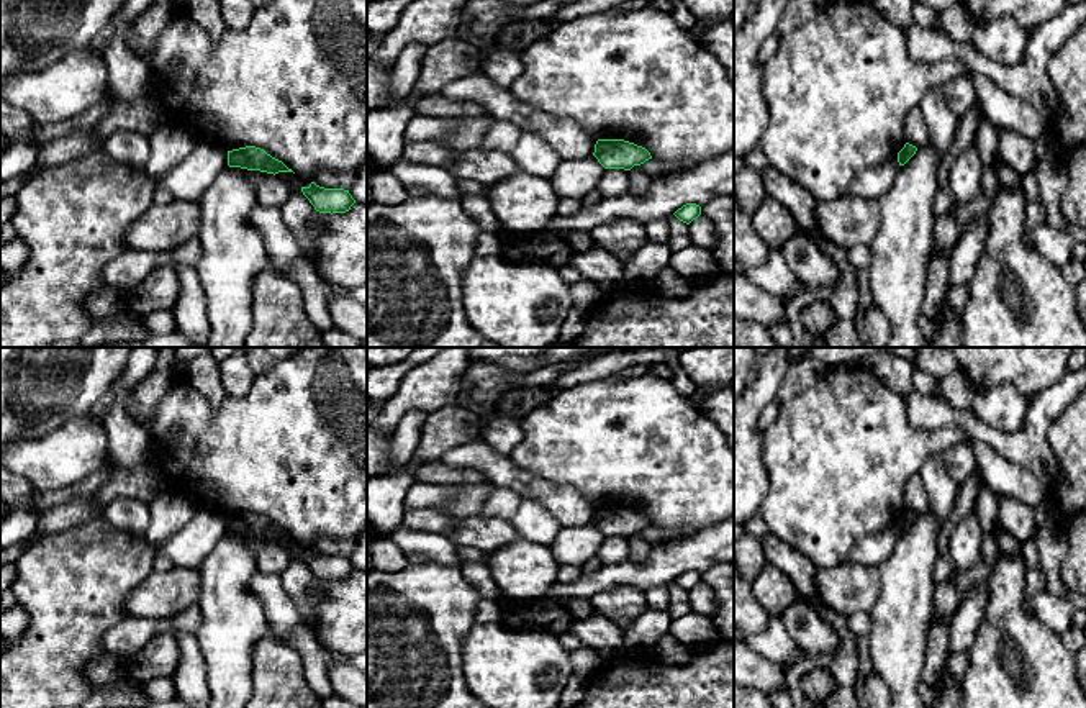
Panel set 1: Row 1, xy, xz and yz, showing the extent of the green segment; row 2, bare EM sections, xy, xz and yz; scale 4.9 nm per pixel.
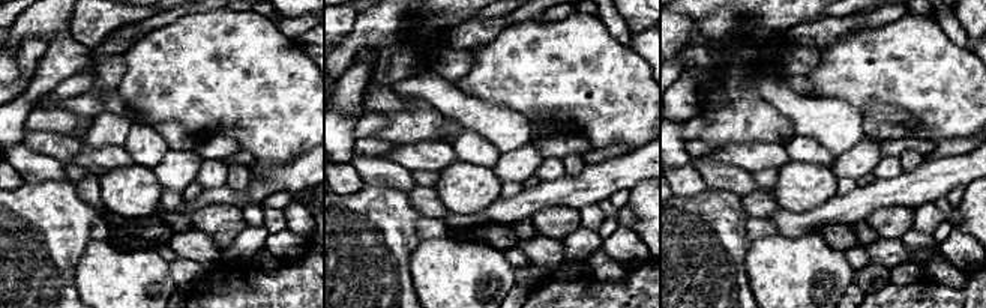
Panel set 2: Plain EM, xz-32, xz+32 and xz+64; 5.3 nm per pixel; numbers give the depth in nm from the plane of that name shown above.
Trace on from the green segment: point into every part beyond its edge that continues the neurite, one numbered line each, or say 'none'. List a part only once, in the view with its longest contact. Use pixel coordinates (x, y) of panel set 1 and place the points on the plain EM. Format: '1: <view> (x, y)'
none

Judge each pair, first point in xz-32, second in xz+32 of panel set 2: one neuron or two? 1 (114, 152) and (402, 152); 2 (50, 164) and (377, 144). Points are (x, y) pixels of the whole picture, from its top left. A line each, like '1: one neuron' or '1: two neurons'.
1: one neuron
2: two neurons

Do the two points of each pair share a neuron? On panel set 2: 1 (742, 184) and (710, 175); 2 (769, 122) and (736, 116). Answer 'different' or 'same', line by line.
1: same
2: same

